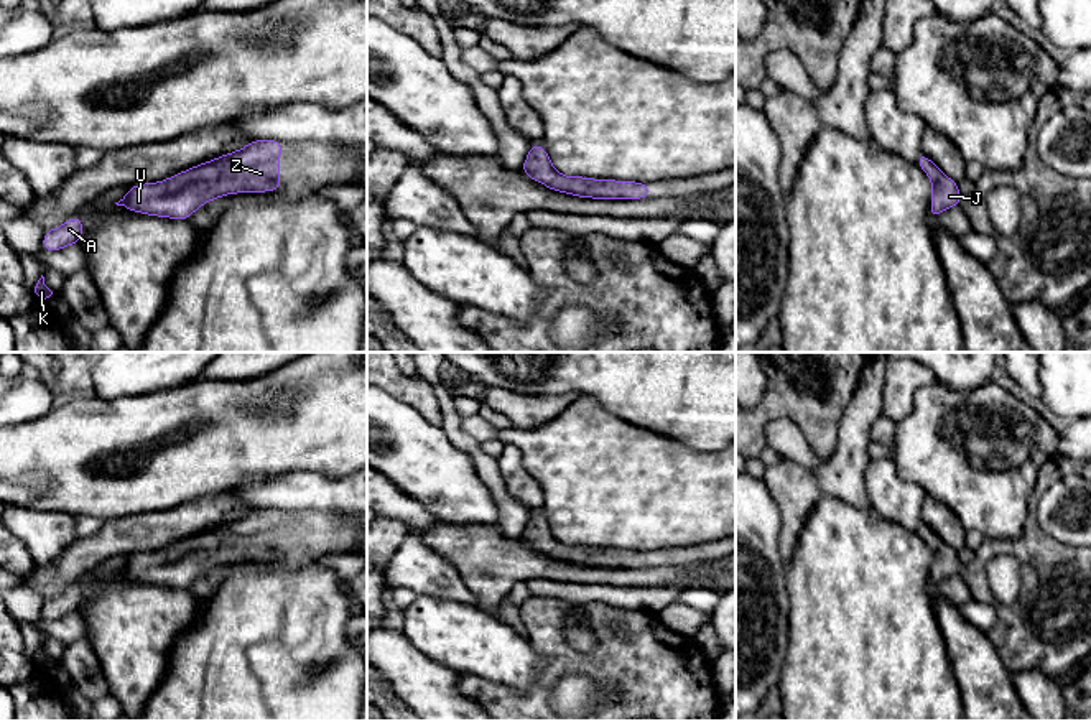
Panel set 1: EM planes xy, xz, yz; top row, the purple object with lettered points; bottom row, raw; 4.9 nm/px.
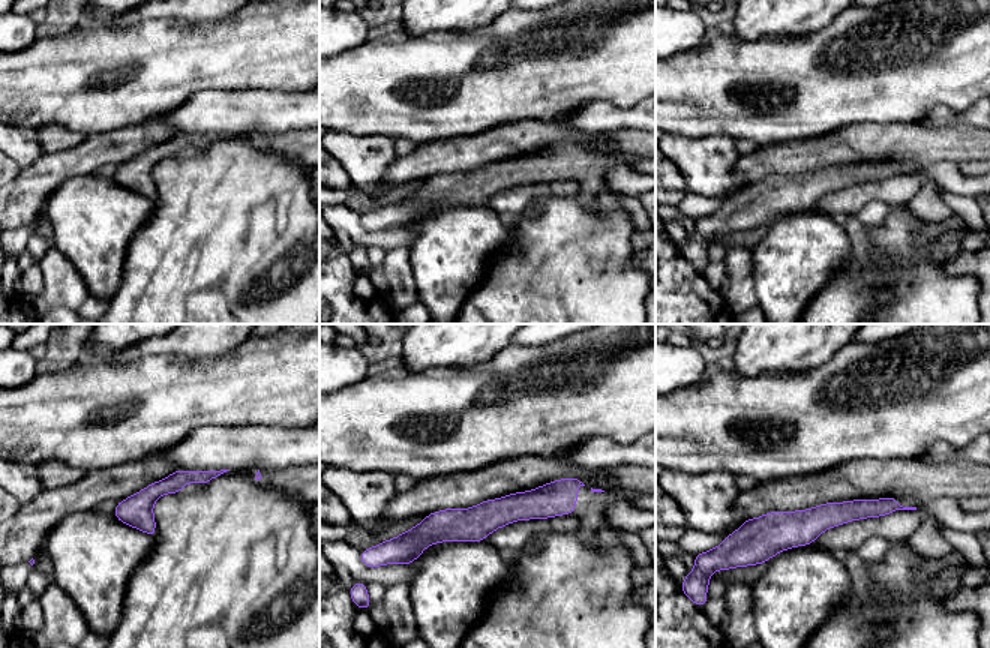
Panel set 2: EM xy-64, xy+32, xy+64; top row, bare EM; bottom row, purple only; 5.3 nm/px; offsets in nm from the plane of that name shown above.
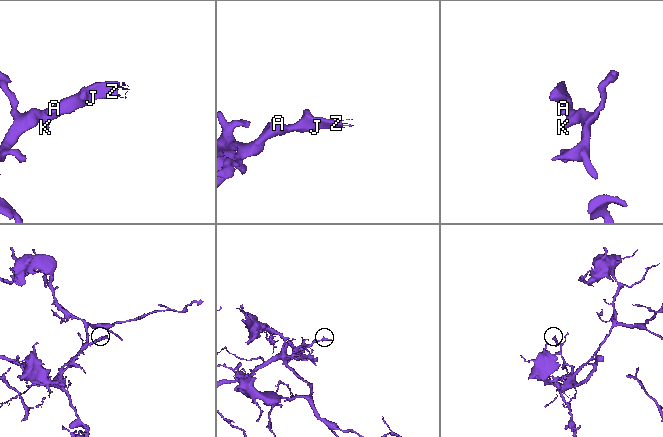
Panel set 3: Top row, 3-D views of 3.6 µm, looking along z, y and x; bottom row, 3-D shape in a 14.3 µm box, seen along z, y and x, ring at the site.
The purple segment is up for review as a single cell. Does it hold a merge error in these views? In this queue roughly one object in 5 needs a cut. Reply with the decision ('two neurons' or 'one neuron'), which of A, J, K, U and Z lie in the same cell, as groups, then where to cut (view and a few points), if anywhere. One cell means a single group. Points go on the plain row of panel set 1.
one neuron; A J K U Z; no cut

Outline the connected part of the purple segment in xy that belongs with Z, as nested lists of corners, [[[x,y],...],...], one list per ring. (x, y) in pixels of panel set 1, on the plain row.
[[[253,509],[158,551],[132,555],[115,571],[128,579],[186,589],[201,574],[225,563],[280,560],[280,509]]]

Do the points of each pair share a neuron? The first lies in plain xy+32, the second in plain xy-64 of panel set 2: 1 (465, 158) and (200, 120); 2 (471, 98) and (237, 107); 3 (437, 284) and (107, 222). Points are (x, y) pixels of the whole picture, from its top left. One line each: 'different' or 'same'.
1: different
2: different
3: same

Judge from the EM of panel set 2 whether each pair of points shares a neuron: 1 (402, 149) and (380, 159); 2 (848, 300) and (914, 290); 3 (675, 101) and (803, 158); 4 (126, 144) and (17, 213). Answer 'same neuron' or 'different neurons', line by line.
1: different neurons
2: same neuron
3: different neurons
4: same neuron

